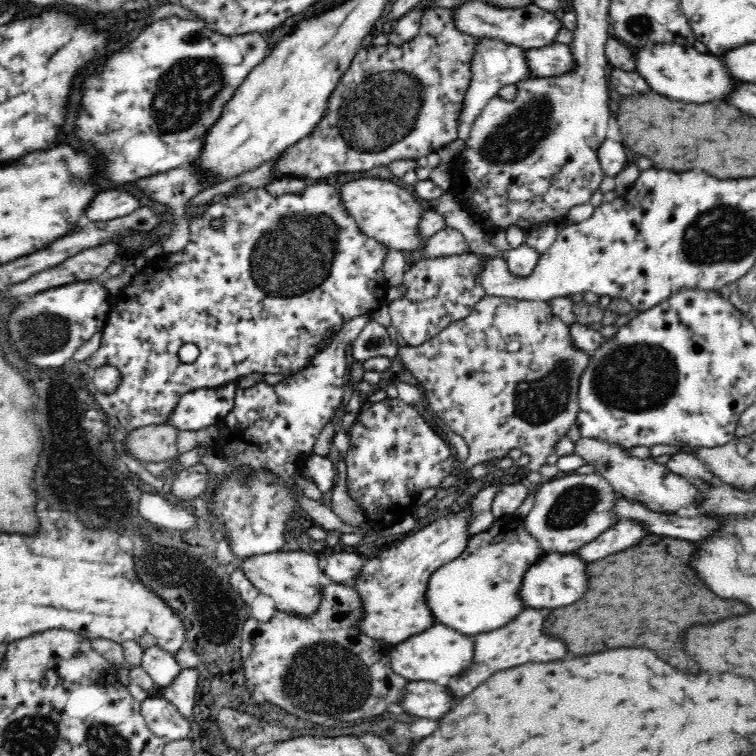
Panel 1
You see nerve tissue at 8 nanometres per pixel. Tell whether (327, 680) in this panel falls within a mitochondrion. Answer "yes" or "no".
yes

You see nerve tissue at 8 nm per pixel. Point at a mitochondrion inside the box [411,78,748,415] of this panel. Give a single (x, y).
(515, 138)

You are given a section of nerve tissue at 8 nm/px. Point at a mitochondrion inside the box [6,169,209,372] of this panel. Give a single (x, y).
(42, 332)

